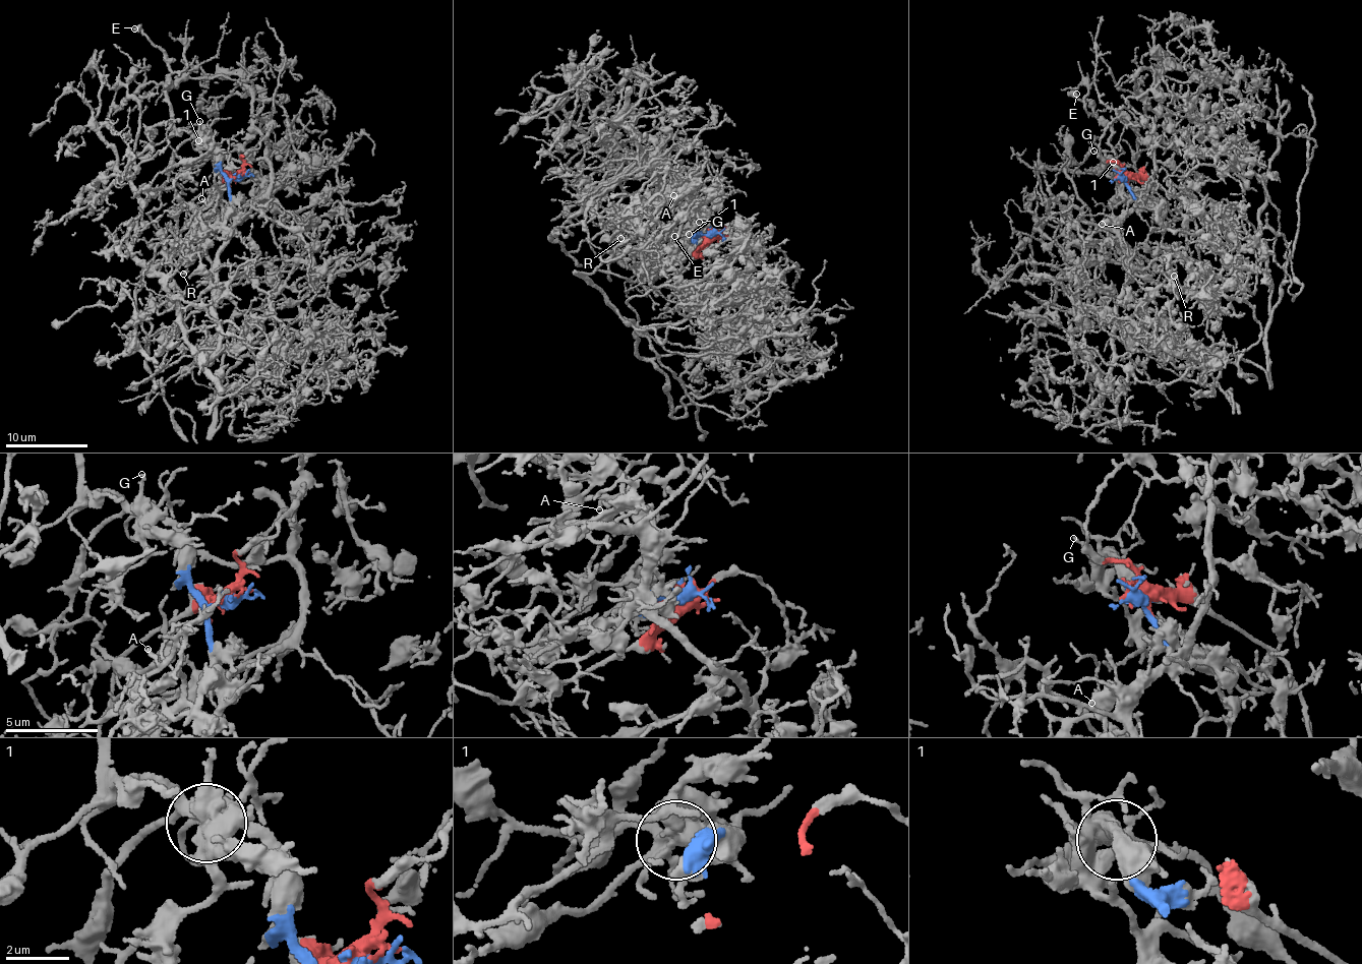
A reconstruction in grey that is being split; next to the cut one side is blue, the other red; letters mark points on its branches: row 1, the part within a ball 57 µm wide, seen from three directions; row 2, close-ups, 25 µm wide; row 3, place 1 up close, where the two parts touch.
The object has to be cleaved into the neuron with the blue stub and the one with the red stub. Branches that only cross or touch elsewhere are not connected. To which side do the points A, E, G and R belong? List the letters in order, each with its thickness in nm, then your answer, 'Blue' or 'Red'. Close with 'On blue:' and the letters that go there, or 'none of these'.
A: Thickness 200 nm. Red
E: Thickness 320 nm. Blue
G: Thickness 190 nm. Blue
R: Thickness 190 nm. Red
On blue: E, G

